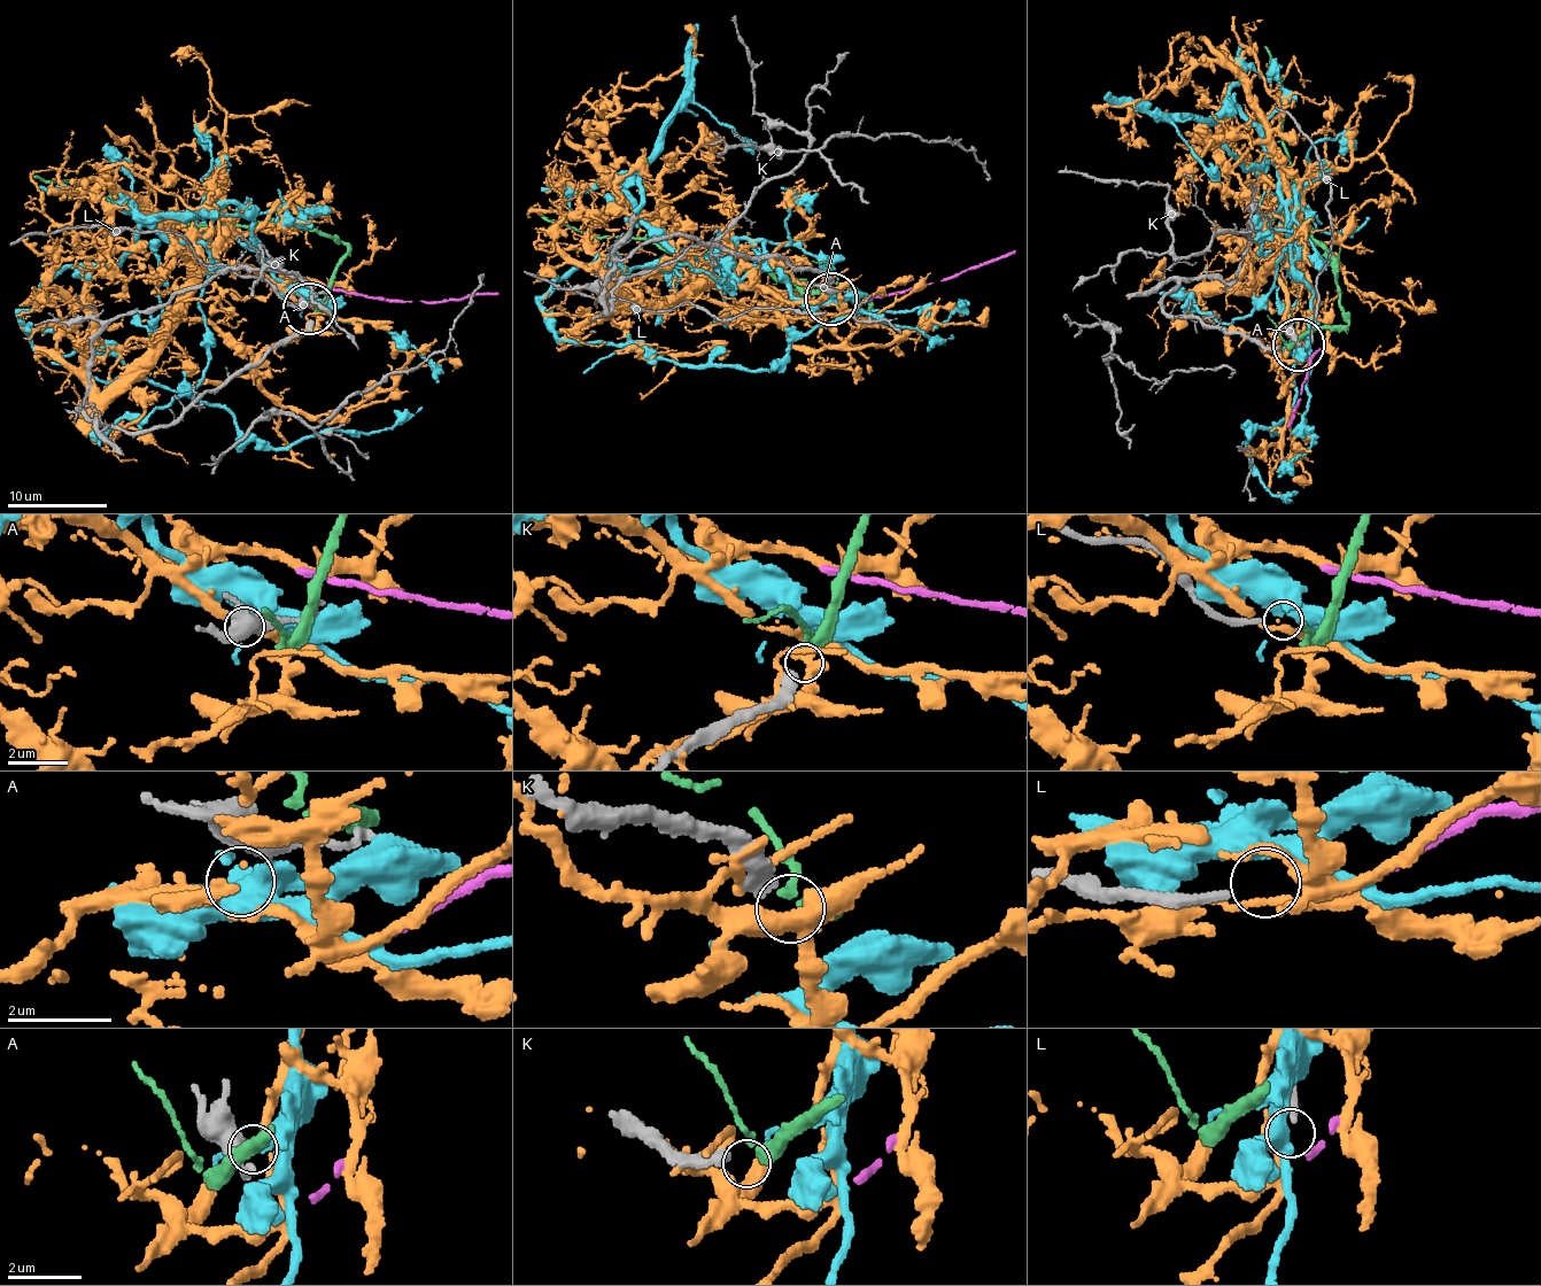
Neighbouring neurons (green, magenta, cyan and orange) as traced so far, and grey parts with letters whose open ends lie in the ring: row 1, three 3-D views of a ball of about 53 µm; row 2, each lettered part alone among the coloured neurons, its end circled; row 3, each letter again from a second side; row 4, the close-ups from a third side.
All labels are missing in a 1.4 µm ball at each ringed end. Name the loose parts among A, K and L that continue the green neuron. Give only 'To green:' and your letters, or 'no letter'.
To green: K

